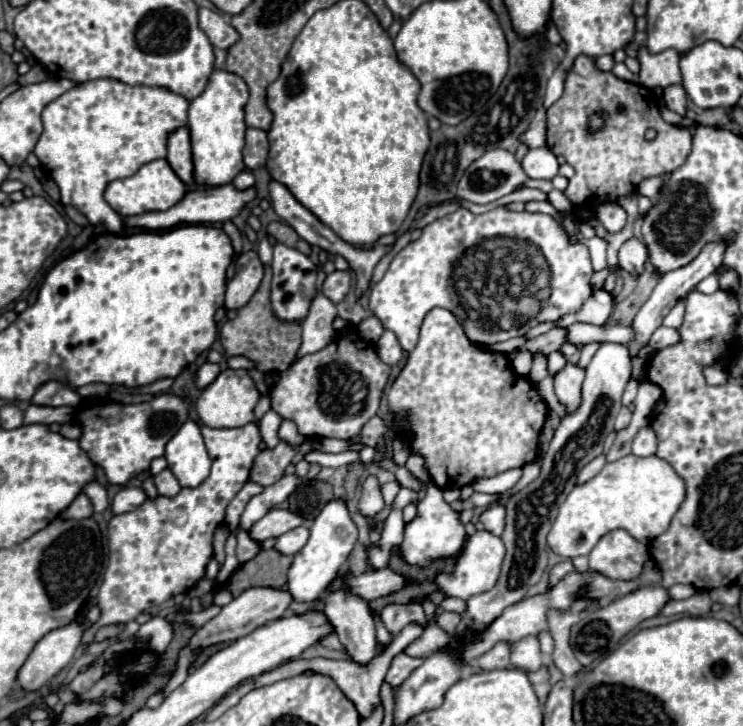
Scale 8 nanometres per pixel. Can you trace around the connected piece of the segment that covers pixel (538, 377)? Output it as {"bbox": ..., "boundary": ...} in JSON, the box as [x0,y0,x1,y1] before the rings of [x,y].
{"bbox":[530,353,548,383],"boundary":[[[534,353],[536,355],[536,359],[532,361],[532,371],[530,371],[530,379],[534,381],[534,383],[538,383],[538,381],[542,381],[544,377],[548,377],[548,355],[544,355],[544,353]]]}

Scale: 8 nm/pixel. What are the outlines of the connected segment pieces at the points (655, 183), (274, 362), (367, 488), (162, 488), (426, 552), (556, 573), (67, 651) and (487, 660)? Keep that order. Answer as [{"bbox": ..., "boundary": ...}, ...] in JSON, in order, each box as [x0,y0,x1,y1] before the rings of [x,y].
[{"bbox":[638,177,662,199],"boundary":[[[650,177],[650,179],[644,179],[644,181],[640,183],[638,193],[640,193],[640,195],[646,195],[646,197],[650,197],[650,199],[654,199],[660,189],[662,189],[662,177]]]},{"bbox":[220,265,302,373],"boundary":[[[270,265],[264,267],[264,279],[254,293],[254,297],[244,305],[244,309],[238,309],[238,315],[230,321],[226,321],[220,329],[220,341],[224,347],[226,357],[232,355],[244,355],[250,361],[256,363],[256,369],[262,373],[282,373],[292,365],[296,359],[296,353],[302,343],[302,321],[280,321],[270,305],[270,279],[272,269]]]},{"bbox":[358,475,384,517],"boundary":[[[368,475],[362,481],[362,497],[360,497],[358,509],[360,509],[360,513],[364,517],[376,515],[378,511],[384,509],[384,499],[382,499],[382,493],[380,493],[380,483],[378,483],[378,479],[374,475]]]},{"bbox":[154,469,180,497],"boundary":[[[164,469],[164,471],[160,471],[158,475],[154,475],[154,483],[156,483],[156,489],[158,489],[160,495],[172,497],[172,495],[176,495],[176,493],[180,491],[180,483],[178,483],[178,479],[172,475],[170,469]]]},{"bbox":[400,483,466,565],"boundary":[[[430,483],[426,489],[426,497],[418,503],[416,517],[404,527],[404,541],[400,545],[404,561],[410,565],[428,565],[432,559],[452,557],[462,549],[464,541],[466,541],[466,531],[464,525],[460,523],[460,515],[452,511],[448,503],[444,503],[442,489]]]},{"bbox":[548,561,576,589],"boundary":[[[562,561],[562,563],[554,565],[550,569],[550,575],[548,575],[548,589],[552,589],[554,585],[558,585],[568,573],[574,573],[574,571],[576,571],[576,567],[572,565],[572,561]]]},{"bbox":[18,621,82,691],"boundary":[[[72,621],[44,635],[20,669],[18,683],[28,691],[40,691],[50,681],[50,677],[54,677],[72,661],[80,645],[82,633],[82,623]]]},{"bbox":[476,641,510,671],"boundary":[[[506,641],[496,643],[490,651],[486,651],[484,655],[480,655],[480,657],[476,659],[476,663],[478,663],[484,671],[508,667],[508,665],[510,665],[510,643],[506,643]]]}]

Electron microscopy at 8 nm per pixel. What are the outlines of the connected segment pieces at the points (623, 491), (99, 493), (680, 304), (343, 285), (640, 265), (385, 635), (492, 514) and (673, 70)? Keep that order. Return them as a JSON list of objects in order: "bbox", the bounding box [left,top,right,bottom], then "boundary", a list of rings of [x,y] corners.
[{"bbox":[548,455,684,559],"boundary":[[[626,455],[604,469],[590,481],[576,485],[560,505],[558,517],[548,533],[548,547],[566,559],[588,555],[602,535],[624,529],[638,541],[652,541],[664,533],[684,501],[684,481],[668,465],[668,461],[652,457]]]},{"bbox":[82,479,108,513],"boundary":[[[94,479],[94,481],[88,481],[88,483],[84,485],[82,493],[92,501],[96,513],[102,513],[102,511],[108,507],[108,495],[106,495],[106,489],[104,489],[96,479]]]},{"bbox":[662,299,686,327],"boundary":[[[678,299],[678,301],[676,301],[676,305],[670,309],[670,313],[664,317],[662,325],[664,325],[664,327],[668,327],[668,323],[670,323],[670,327],[680,327],[680,325],[682,325],[684,307],[686,307],[686,301],[684,301],[684,299]]]},{"bbox":[322,271,350,303],"boundary":[[[348,271],[330,273],[322,285],[322,293],[334,303],[340,303],[348,295],[348,291],[350,291],[350,273]]]},{"bbox":[618,237,648,277],"boundary":[[[632,237],[620,247],[618,259],[620,259],[622,269],[626,269],[630,275],[638,277],[644,273],[644,263],[648,261],[648,249],[642,241]]]},{"bbox":[374,613,392,645],"boundary":[[[380,613],[374,615],[374,625],[376,625],[376,635],[378,635],[378,643],[382,645],[390,645],[392,643],[392,635],[388,633],[388,629],[384,627],[382,619],[380,619]]]},{"bbox":[480,505,506,535],"boundary":[[[492,505],[480,515],[480,523],[484,525],[486,531],[490,531],[494,535],[500,535],[504,531],[504,517],[506,517],[504,507],[502,505]]]},{"bbox":[638,47,682,89],"boundary":[[[644,47],[638,53],[638,61],[642,65],[642,81],[646,89],[654,87],[672,87],[672,85],[682,85],[682,73],[678,67],[678,53],[674,49],[668,49],[658,55],[650,55]]]}]

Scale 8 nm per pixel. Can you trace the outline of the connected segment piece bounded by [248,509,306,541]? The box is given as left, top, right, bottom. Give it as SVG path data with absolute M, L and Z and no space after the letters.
M270 509L248 533L254 541L264 541L268 537L280 537L290 529L306 525L306 519L290 509Z

